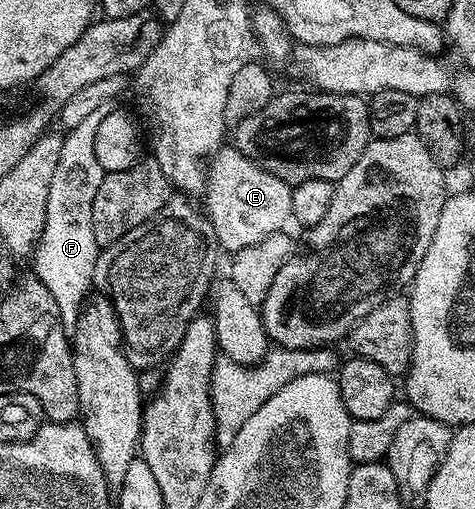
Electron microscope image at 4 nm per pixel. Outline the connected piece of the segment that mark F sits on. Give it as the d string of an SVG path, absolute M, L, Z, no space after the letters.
M105 109L94 111L83 119L83 123L79 123L79 127L64 134L63 151L59 151L59 163L55 166L51 191L47 194L45 227L31 257L32 276L41 281L47 291L51 291L51 299L55 299L55 307L59 307L61 322L69 331L76 330L81 309L91 293L89 284L93 281L93 272L99 269L99 248L92 227L92 208L95 195L107 174L95 155L95 133L105 114Z

